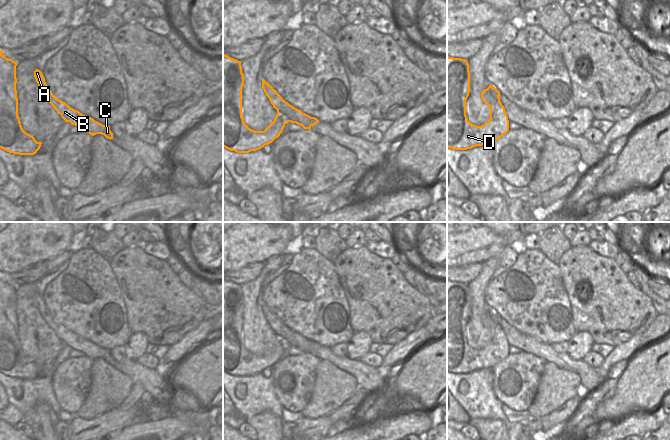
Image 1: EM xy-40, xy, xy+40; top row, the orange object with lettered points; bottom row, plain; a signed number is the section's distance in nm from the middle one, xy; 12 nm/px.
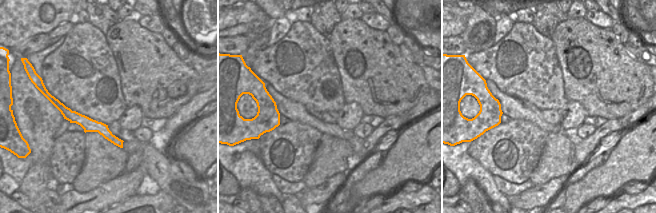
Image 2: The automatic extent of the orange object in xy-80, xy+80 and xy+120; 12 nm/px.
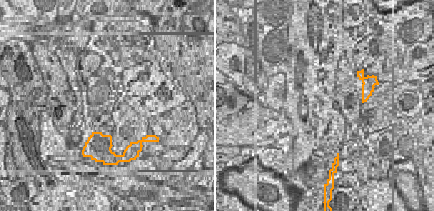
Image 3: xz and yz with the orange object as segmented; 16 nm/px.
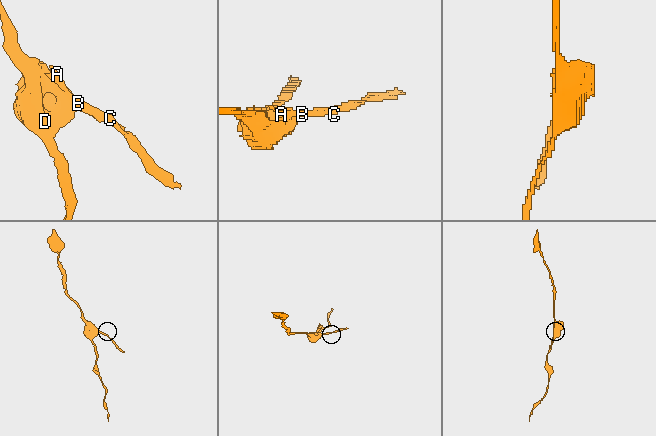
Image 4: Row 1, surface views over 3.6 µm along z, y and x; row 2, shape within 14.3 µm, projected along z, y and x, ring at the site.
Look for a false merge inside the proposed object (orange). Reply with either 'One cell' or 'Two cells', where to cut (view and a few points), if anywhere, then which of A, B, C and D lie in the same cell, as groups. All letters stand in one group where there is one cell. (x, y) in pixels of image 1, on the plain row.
Two cells. Split along xy+40 (489, 309), (490, 315), (498, 321). Groups: A B C / D.

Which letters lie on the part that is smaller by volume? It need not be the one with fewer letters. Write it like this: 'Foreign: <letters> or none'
Foreign: A, B, C

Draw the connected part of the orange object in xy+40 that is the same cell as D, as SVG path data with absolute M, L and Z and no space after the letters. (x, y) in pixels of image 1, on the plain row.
M447 280L447 371L467 374L491 369L509 355L509 344L500 321L495 321L490 309L481 316L481 323L490 332L490 343L481 350L468 345L466 324L470 317L468 285Z

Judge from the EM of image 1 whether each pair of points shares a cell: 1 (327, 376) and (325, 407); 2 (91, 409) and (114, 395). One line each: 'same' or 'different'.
1: same
2: same

